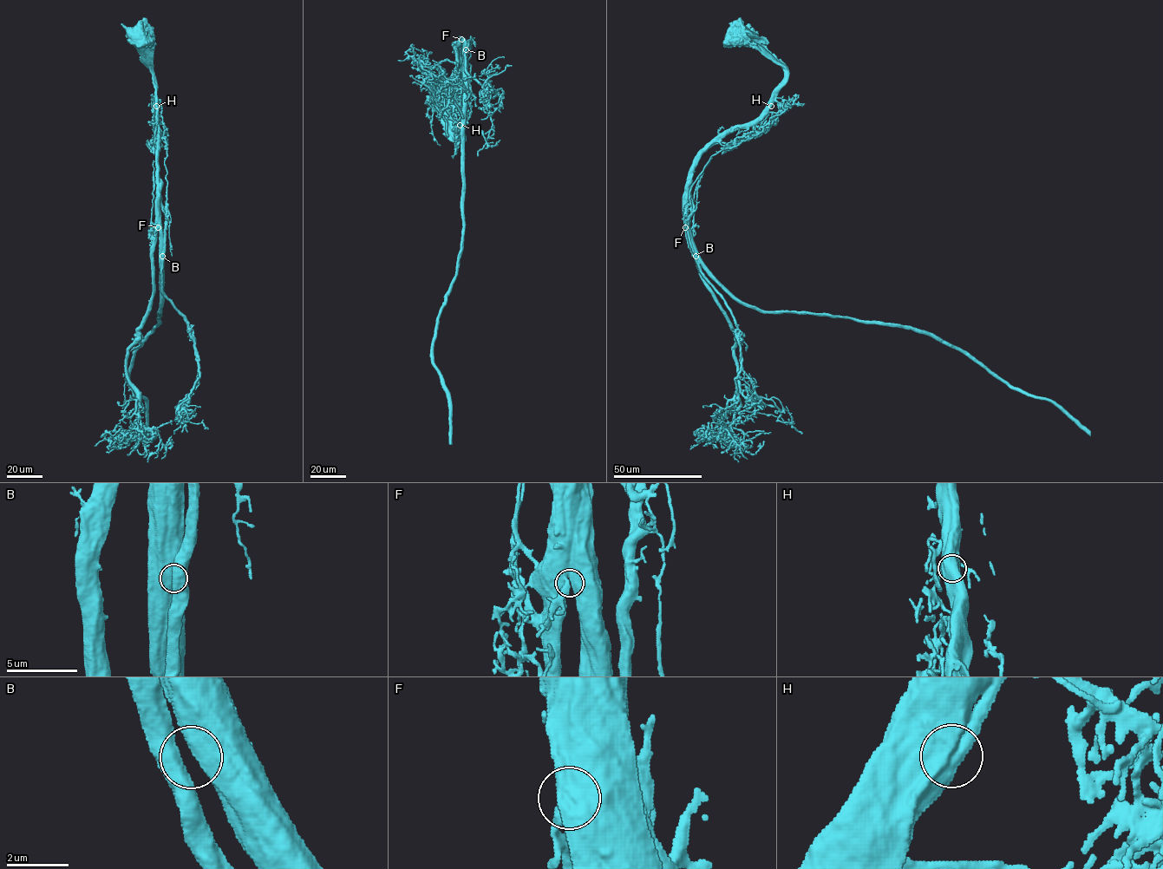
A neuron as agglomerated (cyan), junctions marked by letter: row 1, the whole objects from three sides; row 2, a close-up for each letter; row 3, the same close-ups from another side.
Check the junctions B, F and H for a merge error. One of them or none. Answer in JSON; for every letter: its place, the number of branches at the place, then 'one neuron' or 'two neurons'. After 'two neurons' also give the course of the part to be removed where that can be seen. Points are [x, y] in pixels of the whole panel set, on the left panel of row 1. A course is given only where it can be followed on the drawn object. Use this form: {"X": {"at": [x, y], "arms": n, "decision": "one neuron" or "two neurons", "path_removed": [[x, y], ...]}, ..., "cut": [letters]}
{"B": {"at": [162, 256], "arms": 1, "decision": "one neuron"}, "F": {"at": [158, 227], "arms": 2, "decision": "one neuron"}, "H": {"at": [156, 106], "arms": 1, "decision": "one neuron"}, "cut": []}

